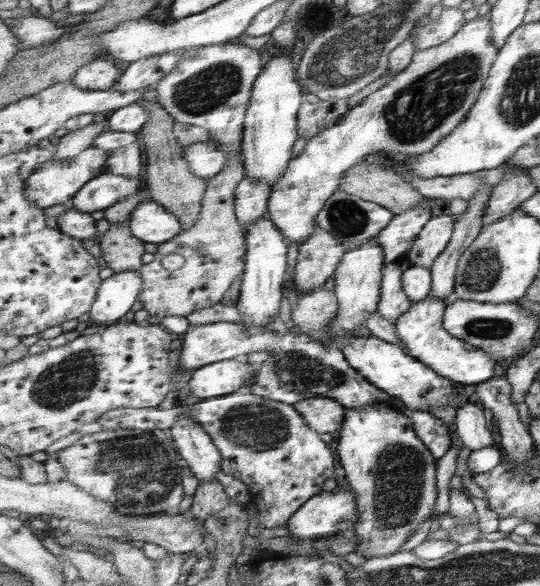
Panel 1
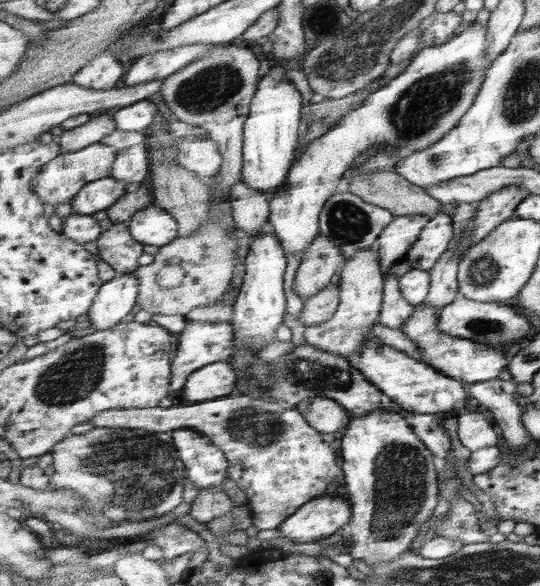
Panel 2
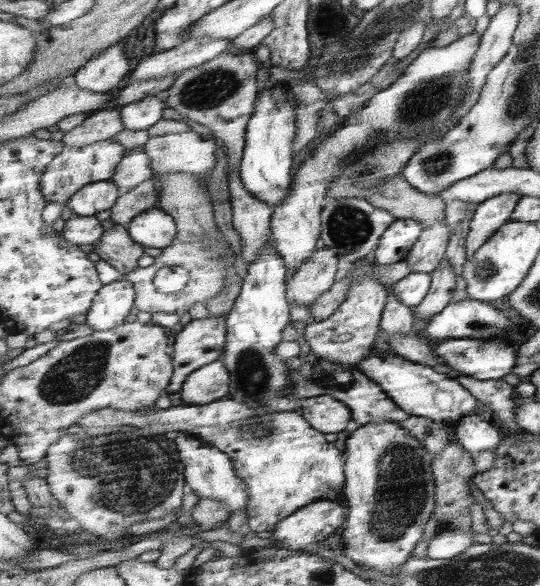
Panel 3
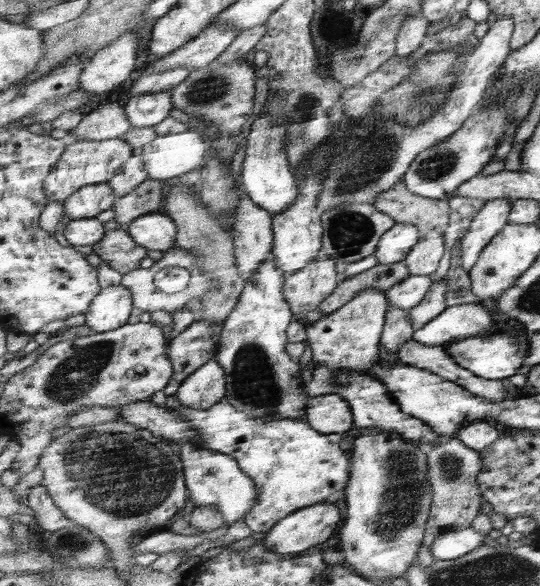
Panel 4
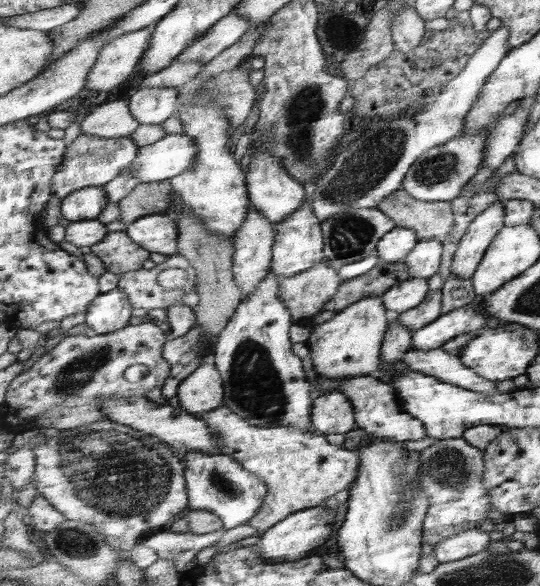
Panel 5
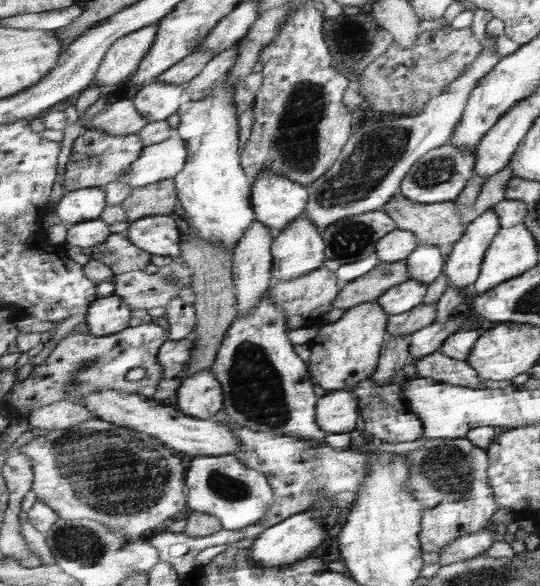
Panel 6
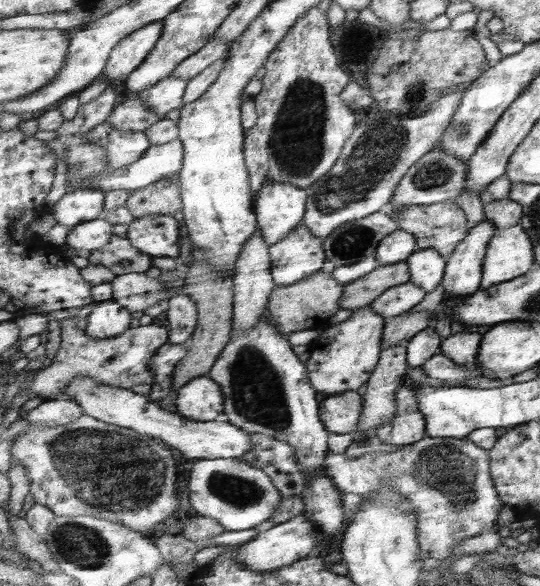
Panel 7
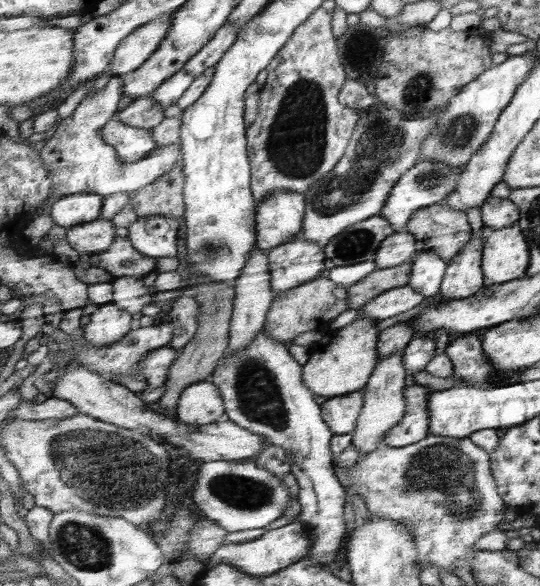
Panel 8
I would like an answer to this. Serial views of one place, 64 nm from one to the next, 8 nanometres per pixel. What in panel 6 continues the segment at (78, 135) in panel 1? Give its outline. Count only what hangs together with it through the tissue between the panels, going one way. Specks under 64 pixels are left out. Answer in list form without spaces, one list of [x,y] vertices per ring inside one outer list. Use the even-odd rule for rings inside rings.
[[[121,99],[102,111],[85,130],[103,129],[111,135],[137,134],[150,121],[135,107],[134,100]]]

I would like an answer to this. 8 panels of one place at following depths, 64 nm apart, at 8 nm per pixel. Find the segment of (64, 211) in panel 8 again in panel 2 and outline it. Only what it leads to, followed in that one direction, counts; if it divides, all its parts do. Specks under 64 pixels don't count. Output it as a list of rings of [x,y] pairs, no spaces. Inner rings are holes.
[[[113,175],[89,182],[71,202],[73,212],[92,215],[95,212],[101,212],[101,210],[109,210],[109,207],[117,203],[125,193],[133,191],[137,186],[115,180]]]

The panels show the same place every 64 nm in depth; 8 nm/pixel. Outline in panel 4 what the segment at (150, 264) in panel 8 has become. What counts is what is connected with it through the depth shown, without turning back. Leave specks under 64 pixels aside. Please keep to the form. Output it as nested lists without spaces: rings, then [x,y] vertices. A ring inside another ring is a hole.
[[[126,227],[107,230],[103,240],[93,245],[93,253],[122,275],[141,268],[147,250],[140,246]]]

